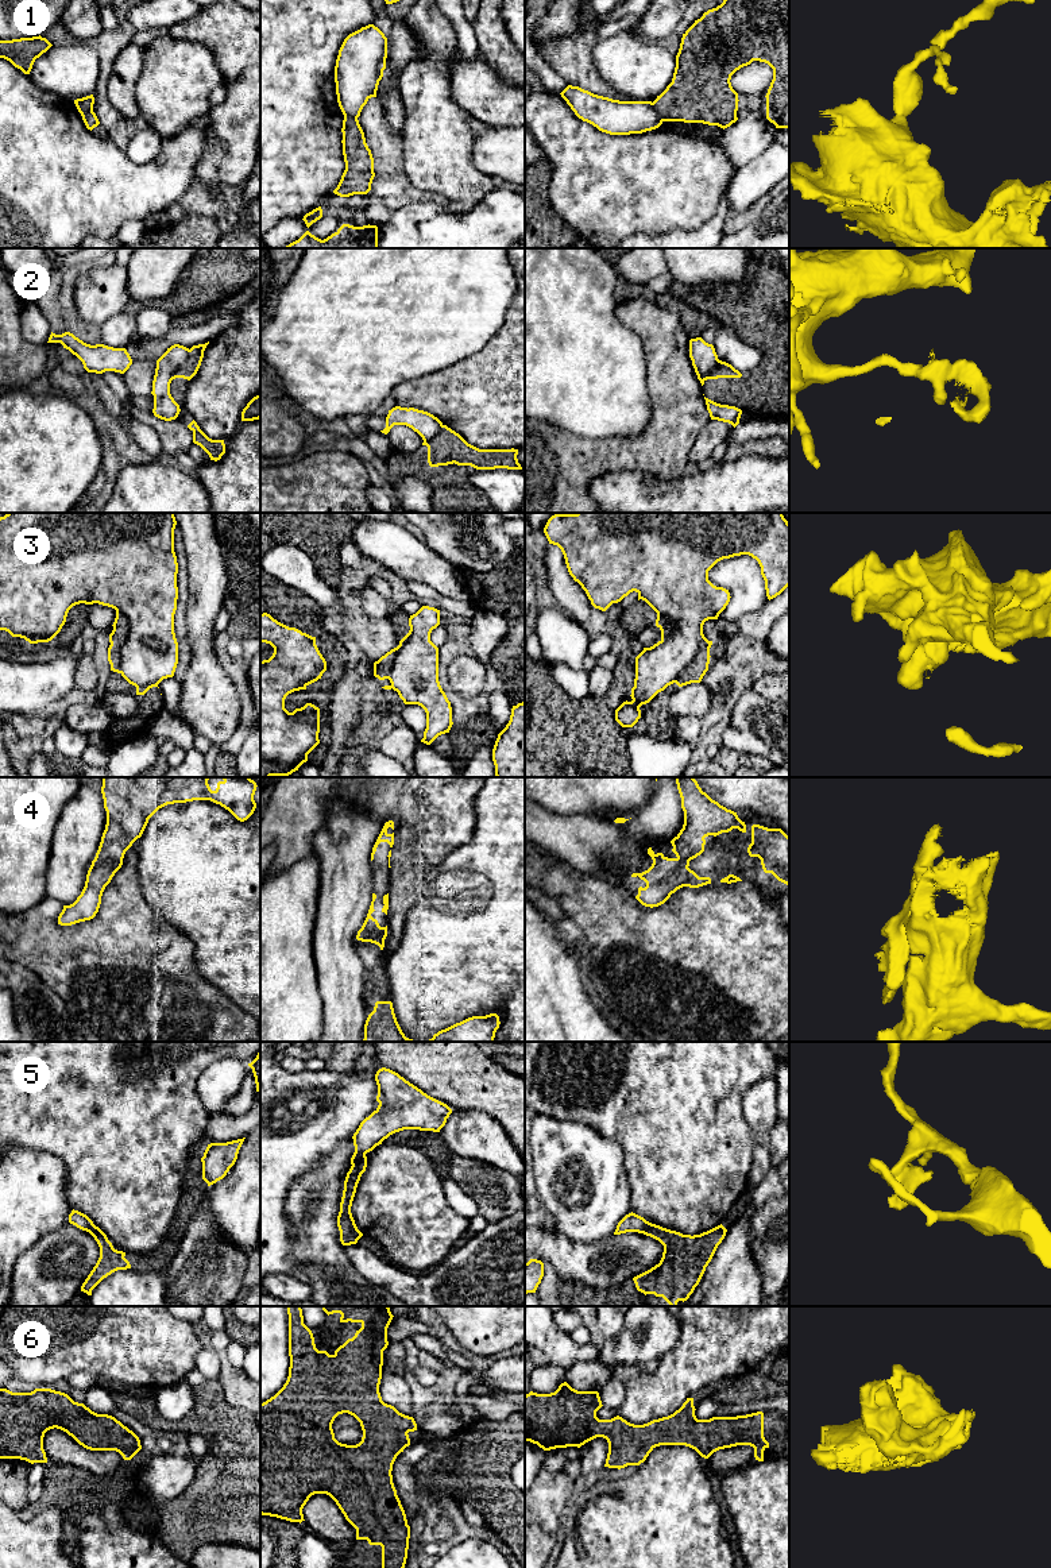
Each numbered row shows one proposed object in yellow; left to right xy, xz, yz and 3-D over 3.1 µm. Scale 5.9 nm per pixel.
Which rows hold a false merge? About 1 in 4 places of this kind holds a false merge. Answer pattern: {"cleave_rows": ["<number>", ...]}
{"cleave_rows": ["1", "2", "3", "5"]}

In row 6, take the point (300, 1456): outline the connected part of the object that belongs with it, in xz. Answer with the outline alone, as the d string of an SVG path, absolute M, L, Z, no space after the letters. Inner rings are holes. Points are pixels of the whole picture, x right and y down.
M287 1306L289 1314L289 1356L290 1367L289 1376L283 1387L270 1399L260 1403L260 1514L277 1517L290 1522L302 1522L304 1514L302 1509L314 1494L326 1494L329 1495L345 1519L356 1529L356 1540L367 1540L370 1545L382 1546L382 1568L405 1568L409 1549L410 1538L410 1526L407 1525L405 1510L401 1505L401 1501L397 1495L397 1490L393 1483L393 1464L397 1456L403 1452L406 1447L410 1445L409 1432L417 1430L417 1424L413 1417L399 1413L394 1406L387 1405L382 1401L379 1393L379 1384L382 1379L382 1366L383 1366L383 1351L387 1348L387 1328L393 1320L393 1314L389 1306L321 1306L322 1310L329 1316L333 1313L340 1313L340 1322L360 1322L362 1328L356 1331L352 1339L348 1339L343 1345L340 1345L333 1355L329 1355L326 1351L318 1351L314 1344L314 1337L312 1331L304 1324L304 1316L301 1306ZM348 1413L353 1416L362 1426L363 1437L362 1441L356 1445L341 1444L335 1438L332 1424L339 1414Z

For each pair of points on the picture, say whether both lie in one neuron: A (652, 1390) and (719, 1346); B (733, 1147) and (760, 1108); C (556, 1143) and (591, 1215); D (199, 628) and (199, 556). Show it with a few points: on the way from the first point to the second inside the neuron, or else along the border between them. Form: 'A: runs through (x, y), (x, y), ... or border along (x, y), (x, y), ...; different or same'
A: runs through (668, 1386), (703, 1354); same
B: border along (744, 1093), (742, 1116), (753, 1135), (754, 1155); different
C: runs through (576, 1154), (591, 1169), (595, 1194); same
D: runs through (200, 610), (200, 574); same

